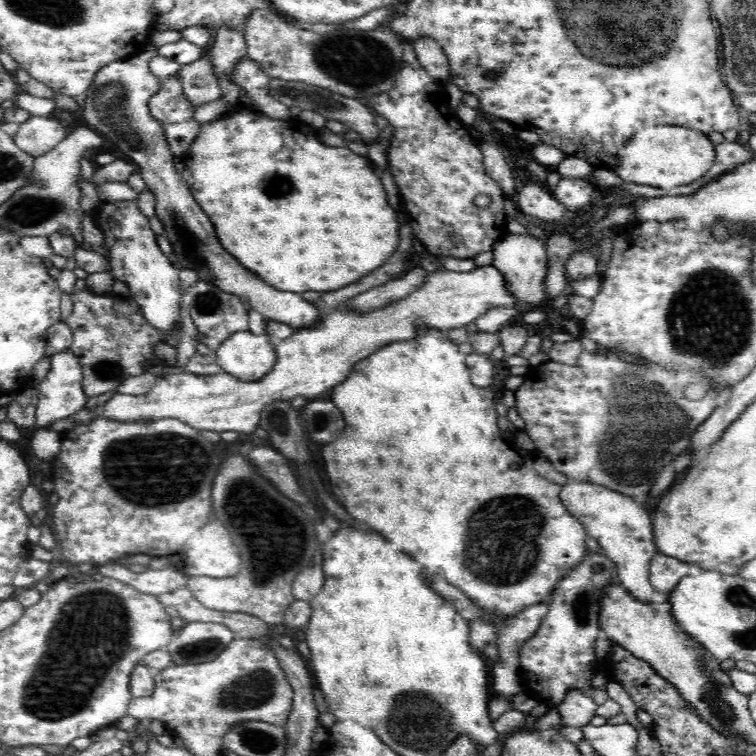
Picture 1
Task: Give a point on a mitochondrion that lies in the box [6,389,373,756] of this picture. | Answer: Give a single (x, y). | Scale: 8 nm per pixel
(92, 632)

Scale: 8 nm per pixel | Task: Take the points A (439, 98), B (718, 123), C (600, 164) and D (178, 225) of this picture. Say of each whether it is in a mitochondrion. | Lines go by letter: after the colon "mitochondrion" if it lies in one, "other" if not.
A: other
B: other
C: other
D: mitochondrion

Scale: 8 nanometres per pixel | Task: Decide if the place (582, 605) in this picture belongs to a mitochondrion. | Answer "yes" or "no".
yes

